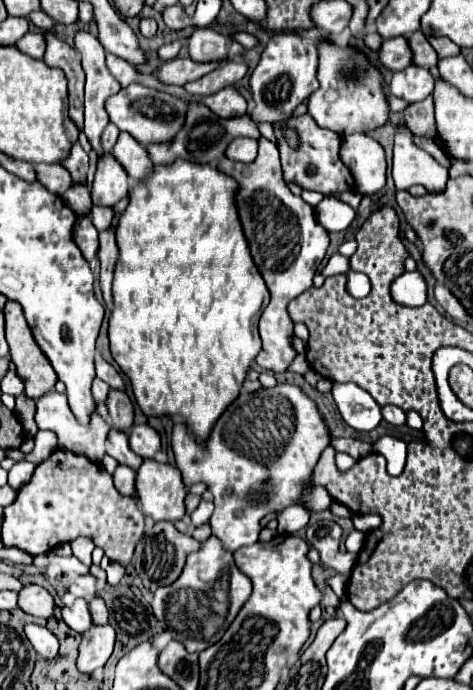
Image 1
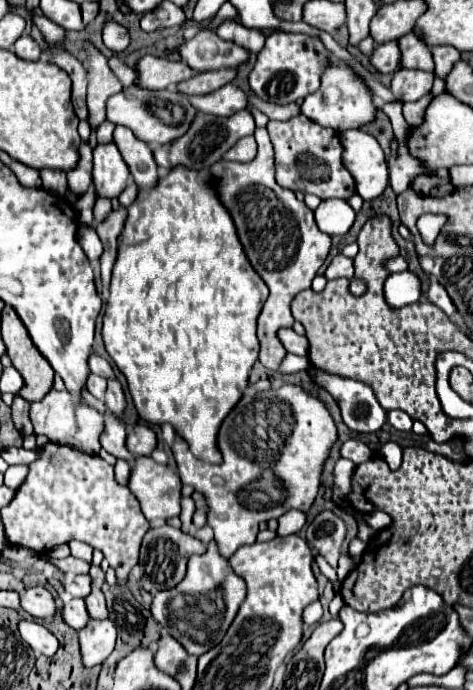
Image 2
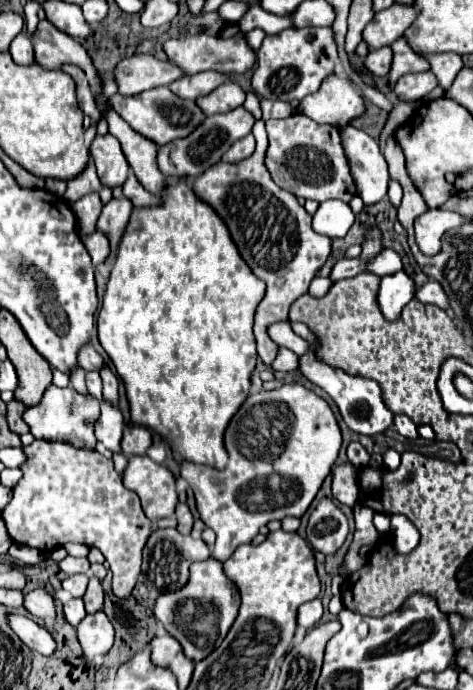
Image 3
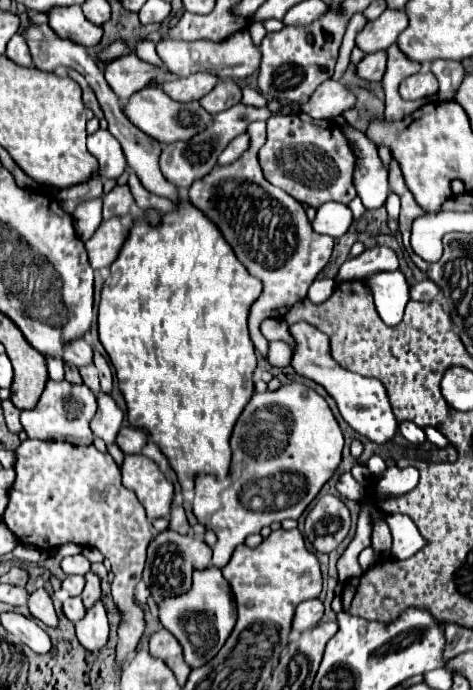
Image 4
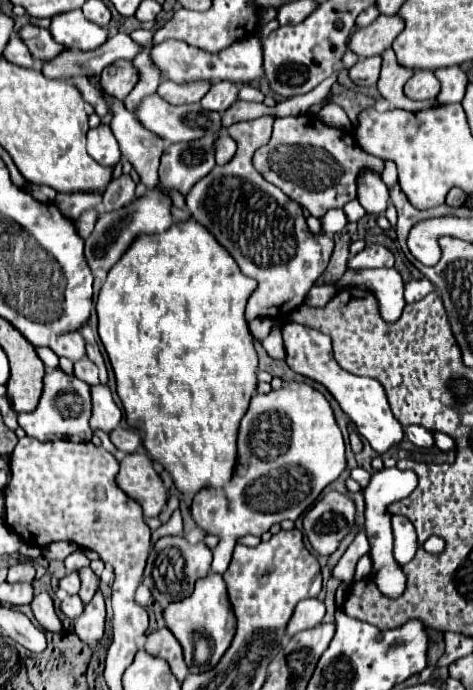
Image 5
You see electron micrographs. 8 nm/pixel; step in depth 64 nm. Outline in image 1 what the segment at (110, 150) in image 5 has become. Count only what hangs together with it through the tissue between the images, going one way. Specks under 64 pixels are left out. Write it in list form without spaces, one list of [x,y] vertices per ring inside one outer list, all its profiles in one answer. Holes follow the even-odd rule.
[[[104,154],[104,158],[98,160],[98,168],[92,182],[92,204],[112,208],[116,202],[128,196],[128,190],[130,190],[130,184],[128,184],[128,176],[124,174],[124,168],[112,158],[112,154]]]

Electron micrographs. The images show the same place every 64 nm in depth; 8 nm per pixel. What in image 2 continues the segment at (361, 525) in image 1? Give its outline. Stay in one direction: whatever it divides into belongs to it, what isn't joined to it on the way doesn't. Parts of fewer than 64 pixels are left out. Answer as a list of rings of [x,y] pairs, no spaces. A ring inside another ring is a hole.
[[[372,512],[372,514],[366,514],[366,516],[364,516],[364,522],[366,522],[372,530],[382,530],[382,528],[388,526],[388,522],[392,522],[392,520],[390,520],[388,514],[384,514],[384,512]]]

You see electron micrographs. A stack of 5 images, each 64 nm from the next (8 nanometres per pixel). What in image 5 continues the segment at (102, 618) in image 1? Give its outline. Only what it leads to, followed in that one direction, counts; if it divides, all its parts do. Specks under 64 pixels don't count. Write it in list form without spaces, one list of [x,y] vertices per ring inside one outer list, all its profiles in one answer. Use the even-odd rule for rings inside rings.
[[[82,568],[80,570],[80,578],[82,578],[82,588],[80,588],[80,598],[84,604],[88,604],[92,600],[92,596],[98,590],[98,578],[90,568]]]

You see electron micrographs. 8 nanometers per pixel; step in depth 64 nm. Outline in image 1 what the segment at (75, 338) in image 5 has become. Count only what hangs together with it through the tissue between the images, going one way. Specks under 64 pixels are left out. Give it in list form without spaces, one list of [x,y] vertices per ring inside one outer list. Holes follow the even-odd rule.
[[[102,358],[96,360],[96,376],[100,380],[104,380],[114,390],[122,390],[122,392],[126,390],[126,382],[122,380],[122,376],[106,360],[102,360]]]

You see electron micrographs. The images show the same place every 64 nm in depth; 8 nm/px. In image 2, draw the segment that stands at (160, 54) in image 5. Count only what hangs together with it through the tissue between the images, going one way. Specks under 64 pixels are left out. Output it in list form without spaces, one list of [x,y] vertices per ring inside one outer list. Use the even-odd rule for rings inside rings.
[[[210,30],[198,32],[192,40],[178,46],[176,52],[196,72],[216,70],[216,68],[234,68],[246,62],[250,56],[248,50],[244,50],[242,46],[234,42],[226,42],[216,32],[210,32]]]

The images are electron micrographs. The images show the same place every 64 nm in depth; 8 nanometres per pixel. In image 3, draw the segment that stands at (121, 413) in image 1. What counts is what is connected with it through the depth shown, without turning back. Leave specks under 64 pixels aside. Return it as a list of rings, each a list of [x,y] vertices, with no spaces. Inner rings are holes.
[[[104,366],[100,376],[104,380],[104,400],[110,402],[112,406],[118,406],[118,378],[110,372],[108,366]]]

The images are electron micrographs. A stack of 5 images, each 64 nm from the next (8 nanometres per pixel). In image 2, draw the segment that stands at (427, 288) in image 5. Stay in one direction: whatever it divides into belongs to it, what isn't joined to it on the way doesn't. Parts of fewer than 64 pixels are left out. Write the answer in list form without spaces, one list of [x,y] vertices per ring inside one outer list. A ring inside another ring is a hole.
[[[432,282],[432,284],[430,284],[430,290],[426,292],[426,298],[428,298],[432,304],[436,304],[438,308],[442,308],[448,316],[456,314],[456,306],[454,306],[454,302],[450,300],[448,292],[444,290],[444,286],[440,286],[438,282]]]

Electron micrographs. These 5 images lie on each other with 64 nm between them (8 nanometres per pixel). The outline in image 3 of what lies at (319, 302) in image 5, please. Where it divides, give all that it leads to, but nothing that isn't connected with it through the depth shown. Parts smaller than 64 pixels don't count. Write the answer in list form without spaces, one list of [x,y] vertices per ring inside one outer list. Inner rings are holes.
[[[315,277],[309,286],[309,294],[315,298],[325,296],[333,282],[329,277]]]

